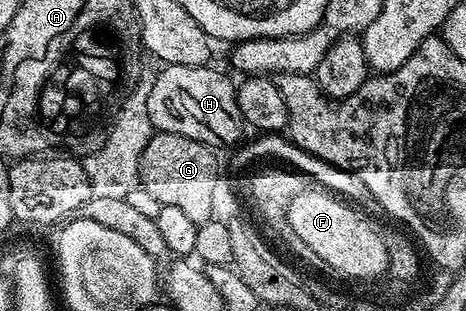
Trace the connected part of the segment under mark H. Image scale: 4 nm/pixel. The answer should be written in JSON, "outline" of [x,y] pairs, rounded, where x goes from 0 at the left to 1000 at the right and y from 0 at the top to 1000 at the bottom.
{"outline":[[[365,206],[341,225],[345,232],[330,244],[326,286],[318,305],[318,363],[335,424],[382,431],[448,469],[466,469],[464,463],[506,469],[526,447],[528,395],[511,341],[509,273],[504,267],[496,270],[476,235],[461,232],[455,212],[427,219],[425,212],[373,212]]]}

